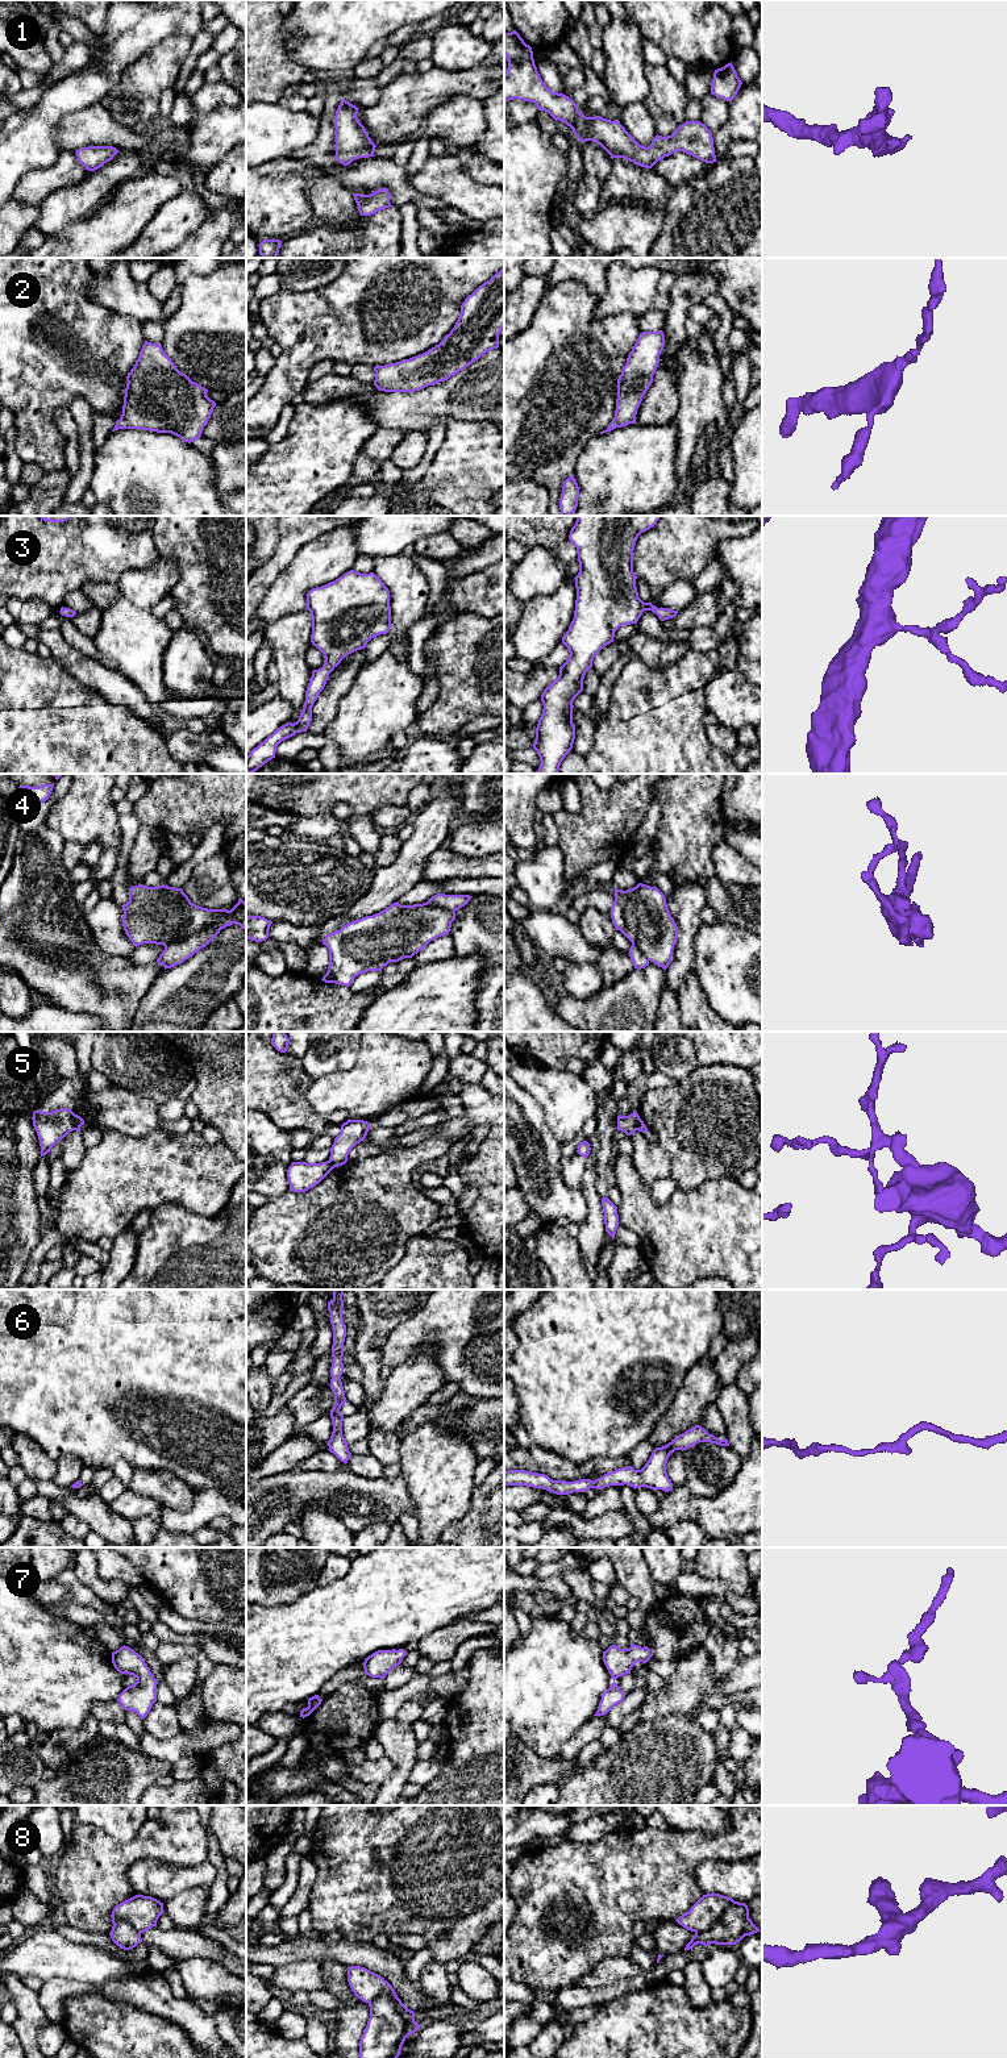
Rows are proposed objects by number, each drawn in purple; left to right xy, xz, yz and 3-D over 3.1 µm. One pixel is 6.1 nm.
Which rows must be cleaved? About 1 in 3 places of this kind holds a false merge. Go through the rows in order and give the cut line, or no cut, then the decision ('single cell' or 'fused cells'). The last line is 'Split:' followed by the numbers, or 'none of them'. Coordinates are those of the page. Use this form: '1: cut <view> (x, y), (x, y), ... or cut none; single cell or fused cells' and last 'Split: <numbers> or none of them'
1: cut none; single cell
2: cut none; single cell
3: cut none; single cell
4: cut xy (219, 929), (203, 929), (165, 946); fused cells
5: cut xy (73, 1113), (75, 1129); fused cells
6: cut none; single cell
7: cut none; single cell
8: cut xz (369, 2002), (382, 1994), (387, 1994), (392, 1999), (408, 2034); fused cells
Split: 4, 5, 8

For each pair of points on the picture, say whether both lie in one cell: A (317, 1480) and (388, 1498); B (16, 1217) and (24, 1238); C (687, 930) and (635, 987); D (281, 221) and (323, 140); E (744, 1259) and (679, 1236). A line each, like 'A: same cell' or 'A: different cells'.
A: same cell
B: same cell
C: different cells
D: different cells
E: same cell

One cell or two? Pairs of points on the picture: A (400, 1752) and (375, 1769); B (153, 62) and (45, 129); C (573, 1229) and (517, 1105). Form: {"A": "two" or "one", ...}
{"A": "two", "B": "two", "C": "two"}

